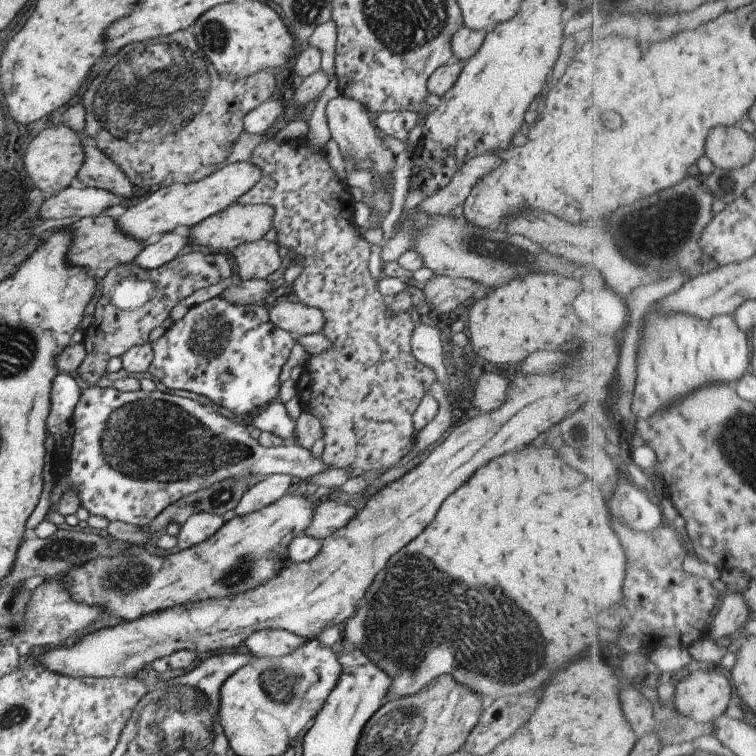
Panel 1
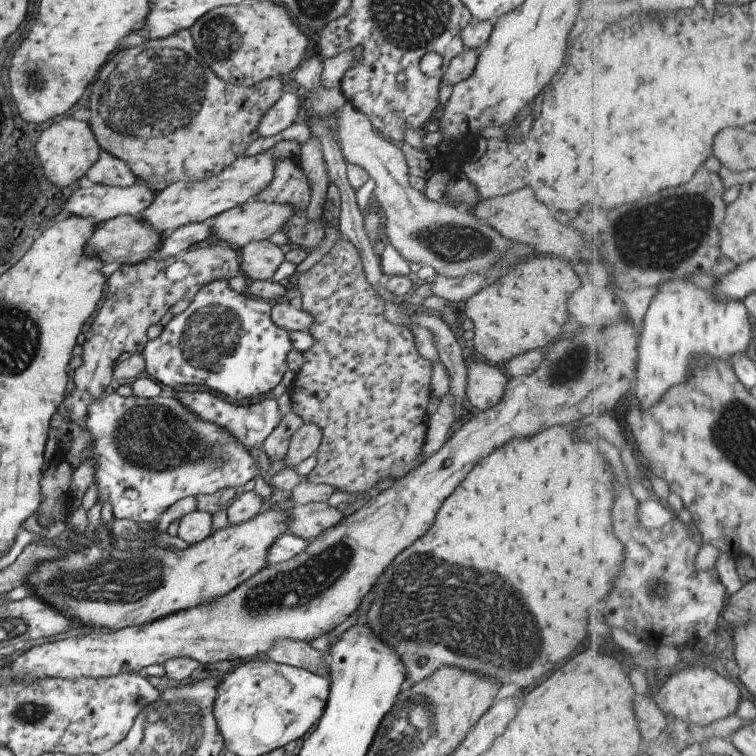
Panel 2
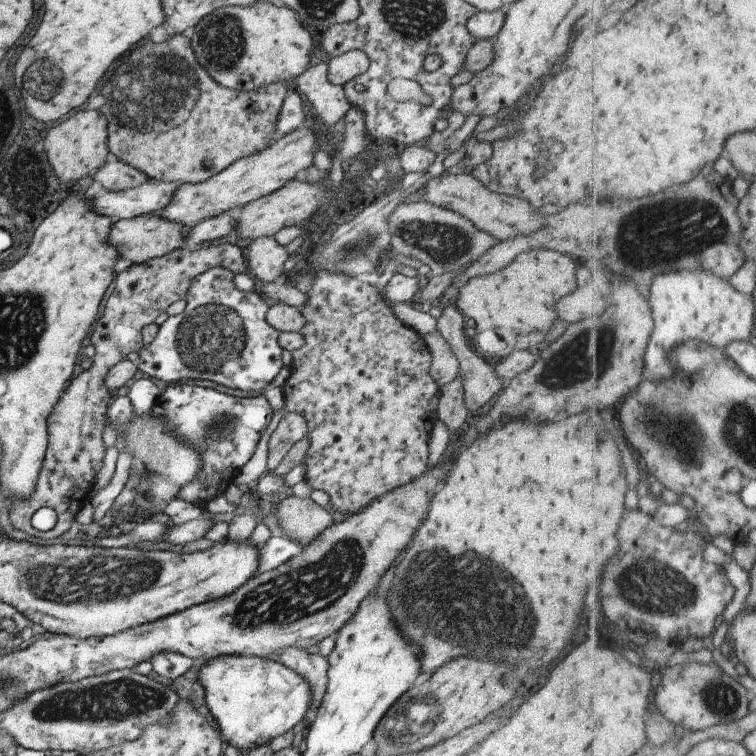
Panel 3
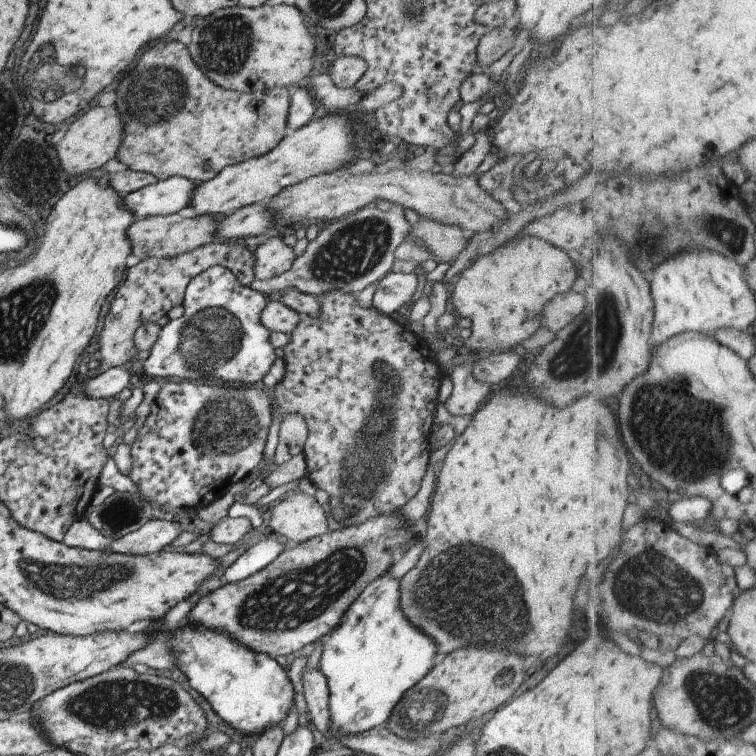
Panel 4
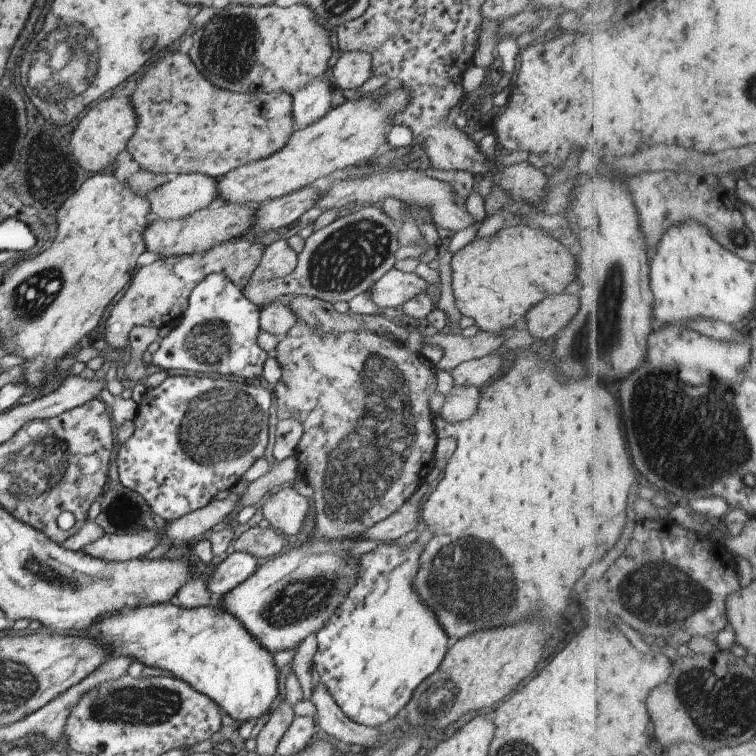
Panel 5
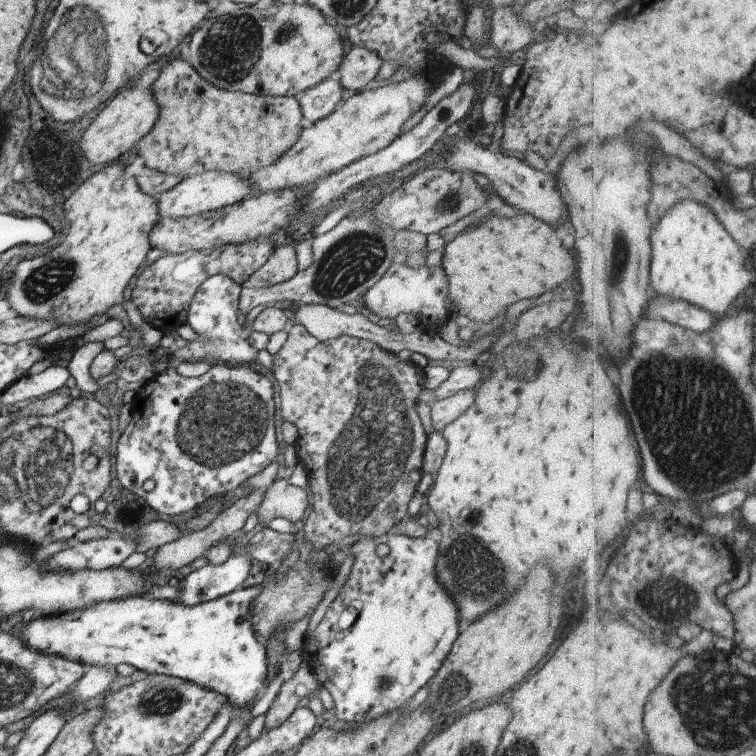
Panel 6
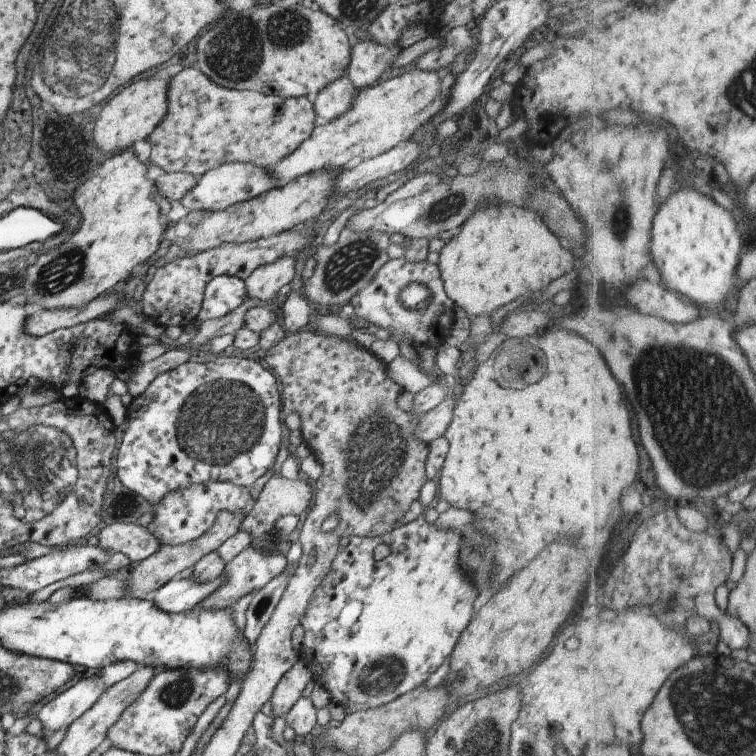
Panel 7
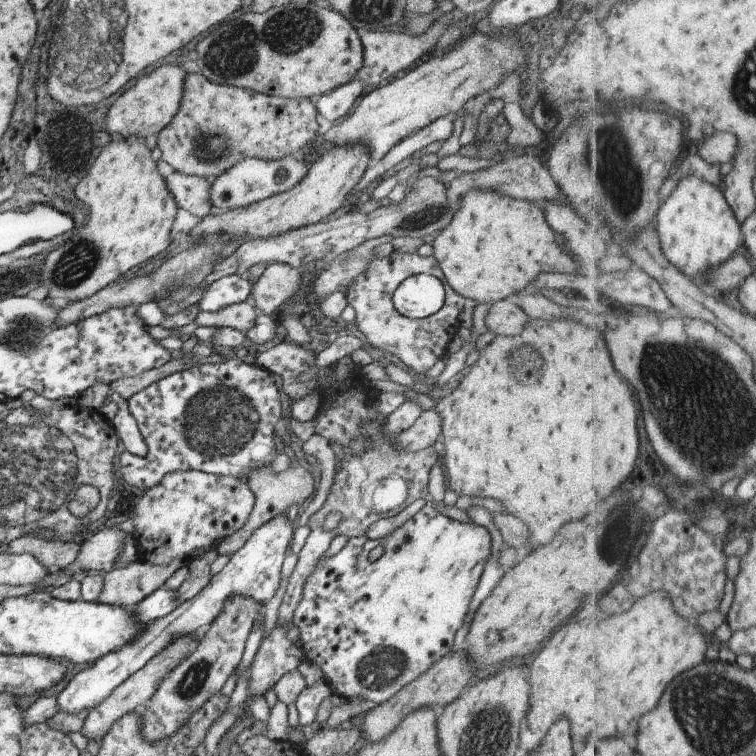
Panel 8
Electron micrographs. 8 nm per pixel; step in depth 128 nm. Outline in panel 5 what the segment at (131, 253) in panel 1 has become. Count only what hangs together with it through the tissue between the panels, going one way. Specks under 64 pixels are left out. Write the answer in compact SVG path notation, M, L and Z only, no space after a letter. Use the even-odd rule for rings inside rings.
M214 201L207 209L193 215L178 218L152 217L150 224L143 232L143 241L148 251L160 258L188 256L216 245L242 239L242 234L257 221L257 210L260 205L224 203Z

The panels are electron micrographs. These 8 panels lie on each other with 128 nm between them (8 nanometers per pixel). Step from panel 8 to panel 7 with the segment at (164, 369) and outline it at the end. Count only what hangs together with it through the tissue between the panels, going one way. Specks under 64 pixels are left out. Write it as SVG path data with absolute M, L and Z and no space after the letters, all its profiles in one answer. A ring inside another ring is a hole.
M247 296L247 299L238 308L231 310L227 315L200 322L197 333L189 342L188 348L168 349L166 353L154 360L145 363L140 362L133 370L129 381L125 382L128 392L133 398L140 396L159 374L174 370L182 363L188 362L192 351L196 353L200 346L208 344L212 338L218 338L222 334L232 334L232 332L240 330L244 322L245 312L254 304L256 304L256 300Z

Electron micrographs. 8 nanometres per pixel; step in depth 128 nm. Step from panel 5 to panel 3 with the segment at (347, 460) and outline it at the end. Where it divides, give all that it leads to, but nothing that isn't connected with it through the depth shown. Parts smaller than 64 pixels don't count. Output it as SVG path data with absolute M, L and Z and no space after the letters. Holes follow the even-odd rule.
M328 271L319 272L312 277L311 281L309 279L307 281L307 287L304 288L307 293L307 301L300 309L305 316L305 323L299 330L299 333L304 336L305 344L299 349L292 351L291 373L281 386L283 388L283 409L301 414L307 420L309 447L303 460L307 468L305 480L308 481L312 490L320 489L330 495L328 509L334 512L336 522L340 522L350 512L357 513L358 511L365 510L376 499L408 484L426 472L429 464L429 438L431 437L431 432L439 426L437 406L439 405L441 389L432 376L430 376L432 357L425 340L413 328L407 327L394 314L394 311L384 302L382 294L376 287L368 283L362 283L356 277Z

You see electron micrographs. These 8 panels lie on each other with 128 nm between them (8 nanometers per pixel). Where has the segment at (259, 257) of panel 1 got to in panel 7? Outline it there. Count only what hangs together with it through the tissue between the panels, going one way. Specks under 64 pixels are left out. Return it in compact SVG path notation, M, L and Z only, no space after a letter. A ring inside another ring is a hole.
M280 257L274 262L259 266L248 278L245 278L247 296L256 300L271 303L278 292L292 282L296 276L296 261L292 257Z

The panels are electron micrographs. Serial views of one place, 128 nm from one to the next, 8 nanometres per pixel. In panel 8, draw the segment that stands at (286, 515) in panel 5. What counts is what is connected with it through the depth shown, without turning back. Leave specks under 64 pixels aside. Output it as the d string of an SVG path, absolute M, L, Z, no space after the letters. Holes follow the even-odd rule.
M266 465L257 471L248 473L245 480L250 490L253 490L255 494L253 511L250 513L247 523L240 530L230 535L228 539L216 544L218 554L233 555L241 546L244 546L245 540L248 540L255 528L272 520L277 514L284 513L291 504L298 503L301 506L313 497L314 478L312 473L306 470L304 466L289 467L285 471L275 472L270 465Z

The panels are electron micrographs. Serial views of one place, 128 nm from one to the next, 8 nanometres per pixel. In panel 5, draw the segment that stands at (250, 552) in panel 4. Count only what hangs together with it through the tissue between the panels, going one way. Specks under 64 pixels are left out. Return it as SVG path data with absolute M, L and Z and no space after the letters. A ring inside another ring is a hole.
M234 551L217 565L209 565L206 586L211 594L210 604L213 607L222 607L224 596L250 578L257 571L258 562L251 554Z

